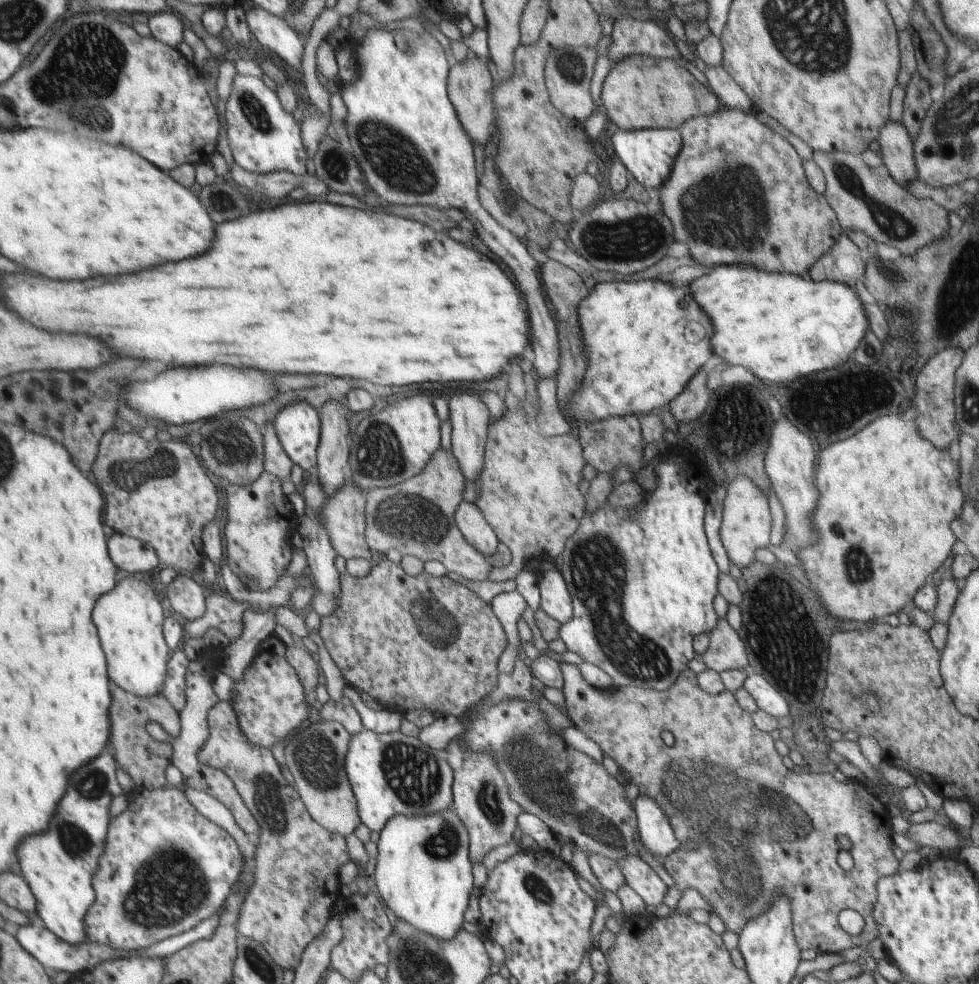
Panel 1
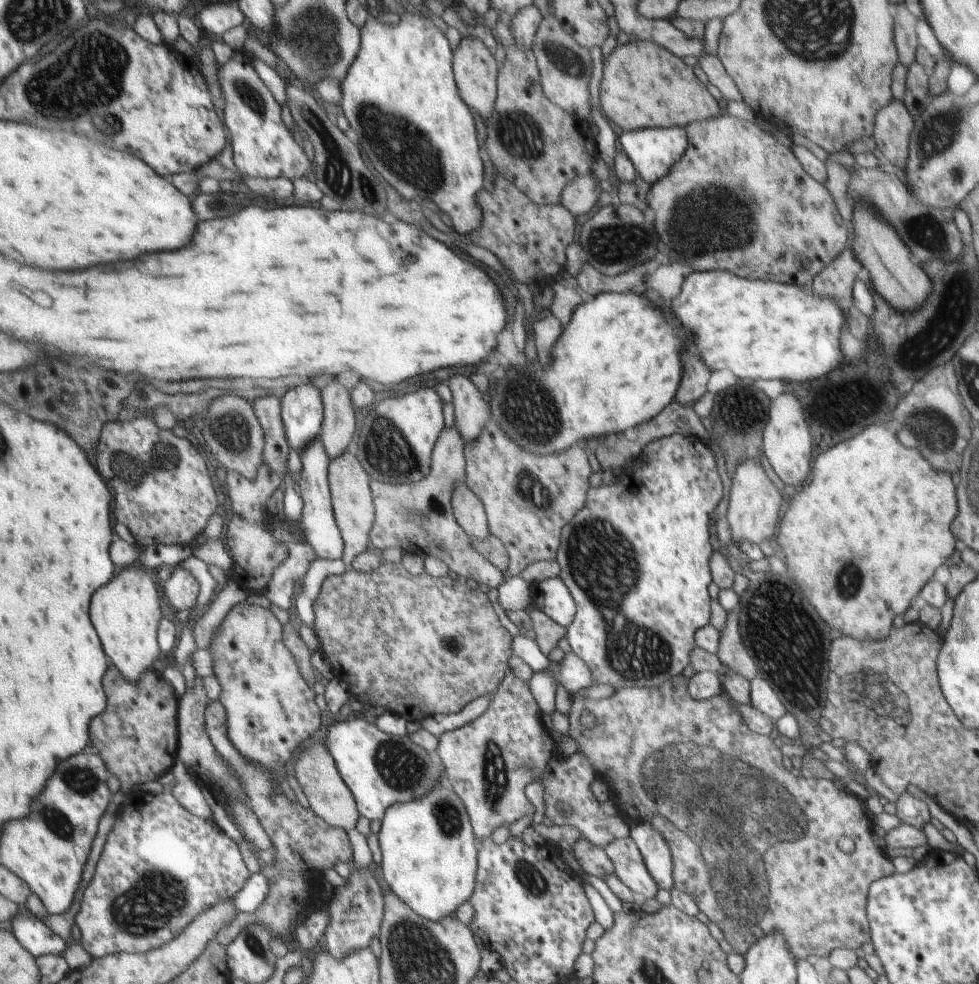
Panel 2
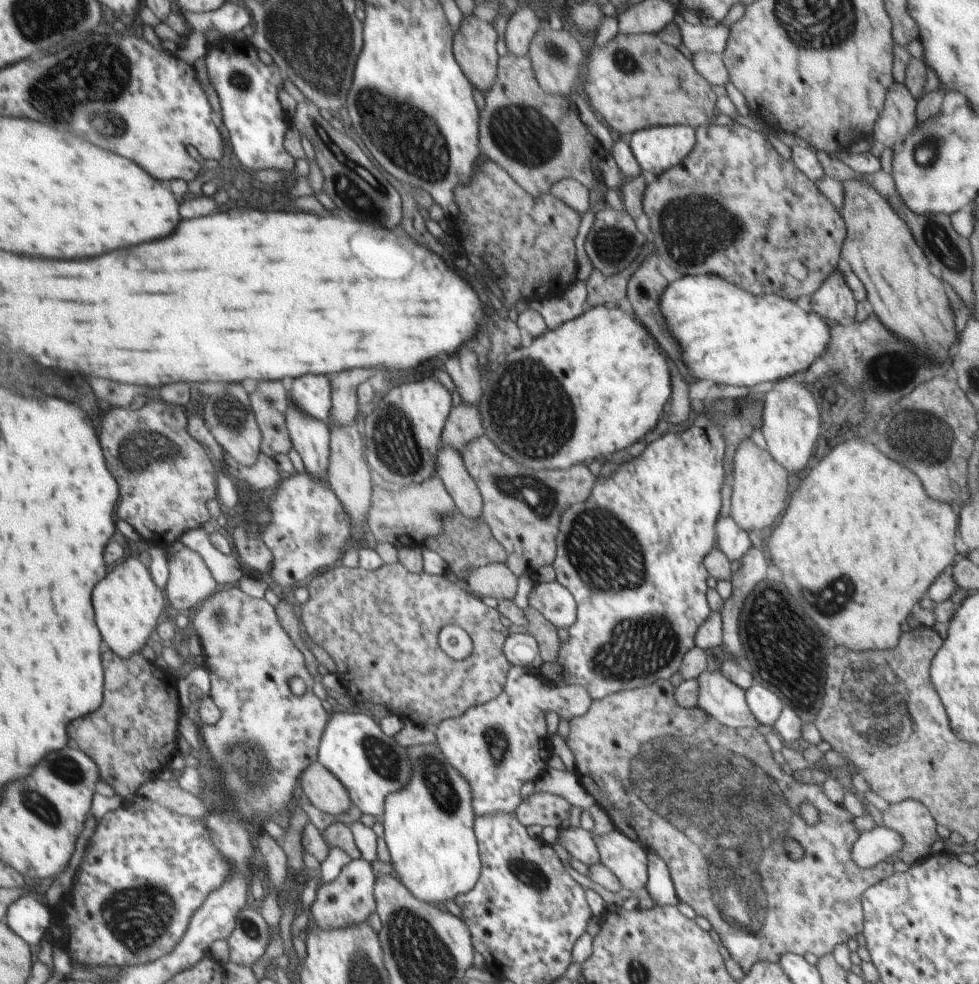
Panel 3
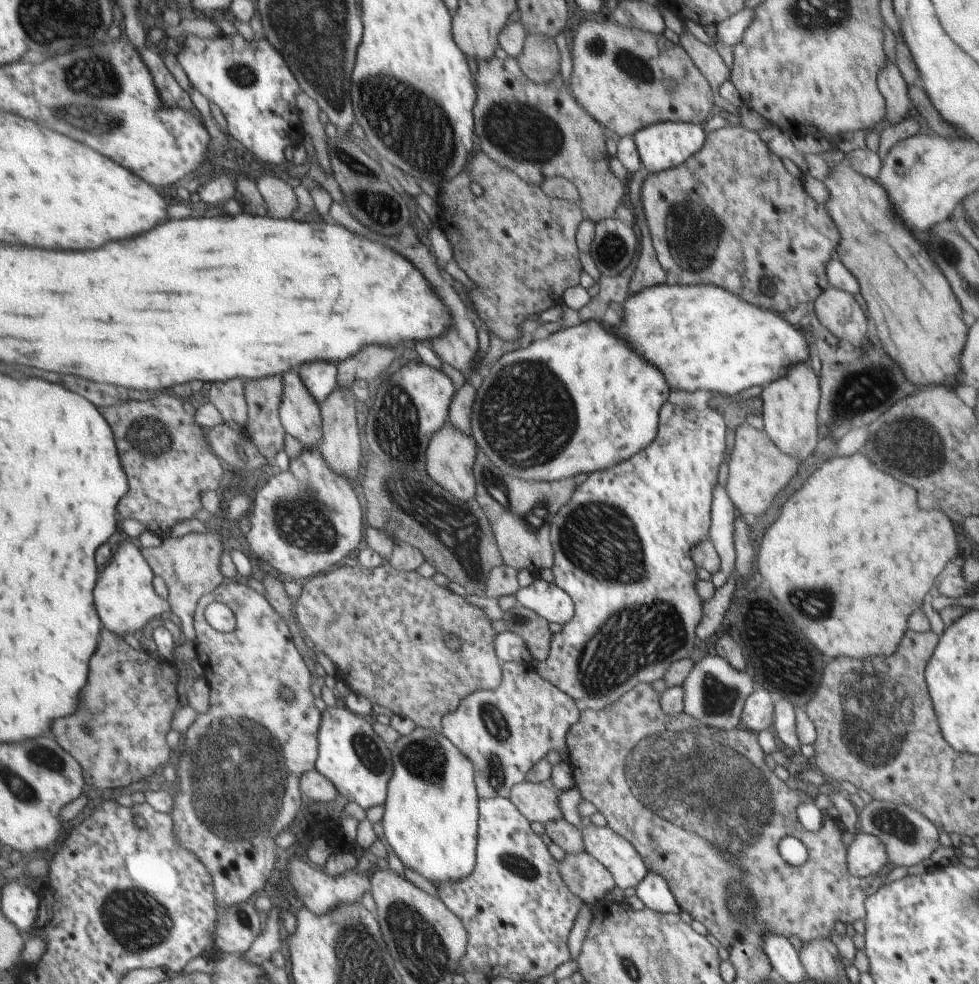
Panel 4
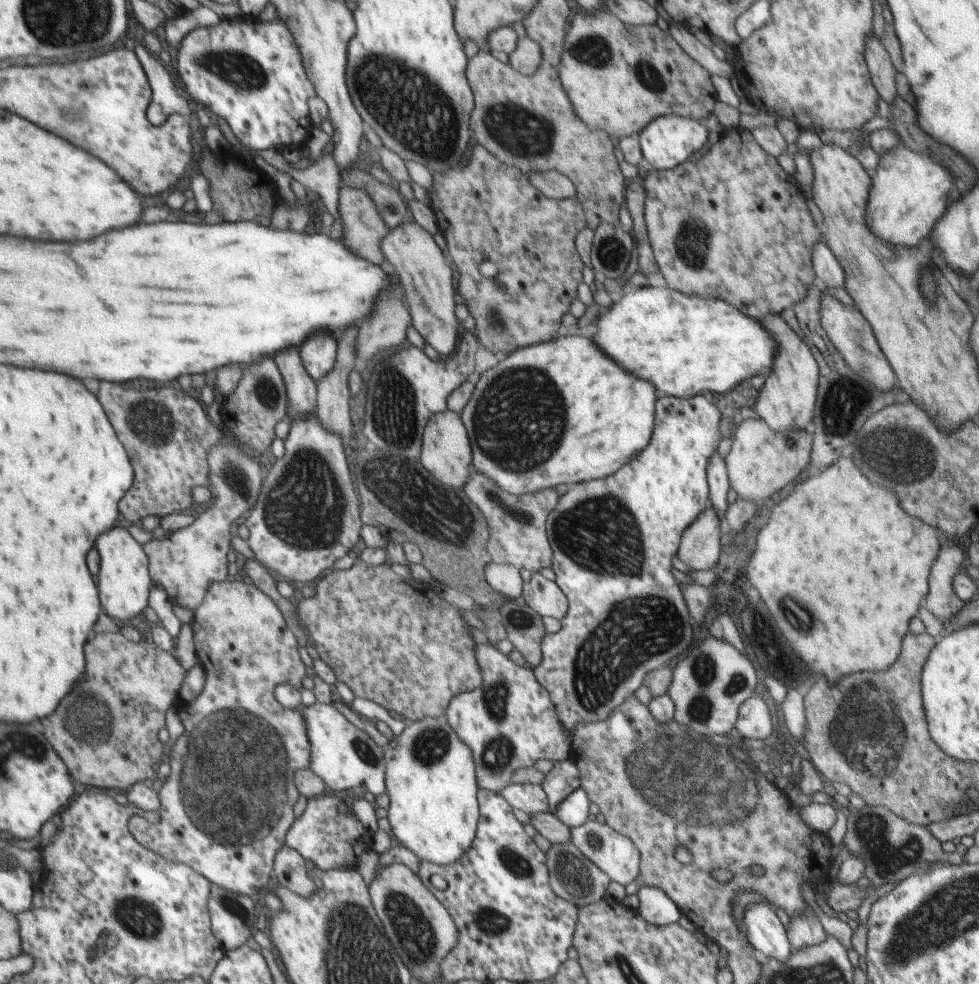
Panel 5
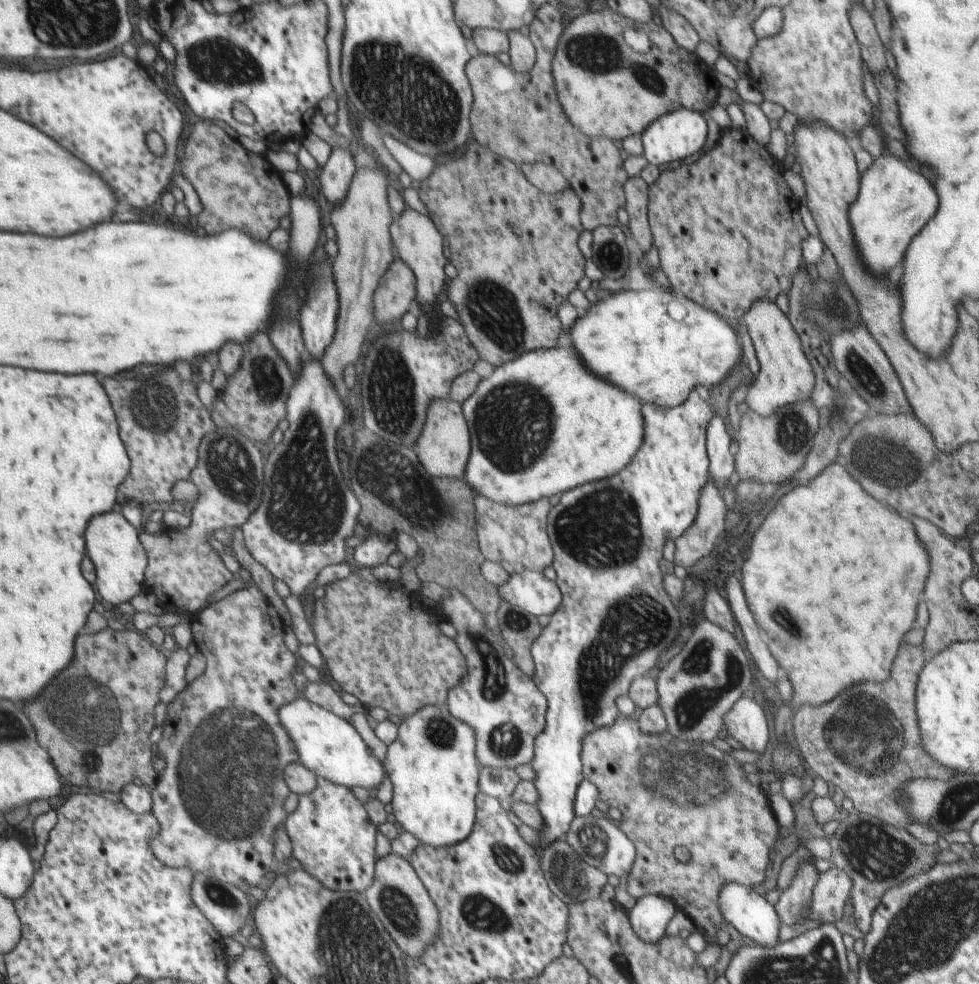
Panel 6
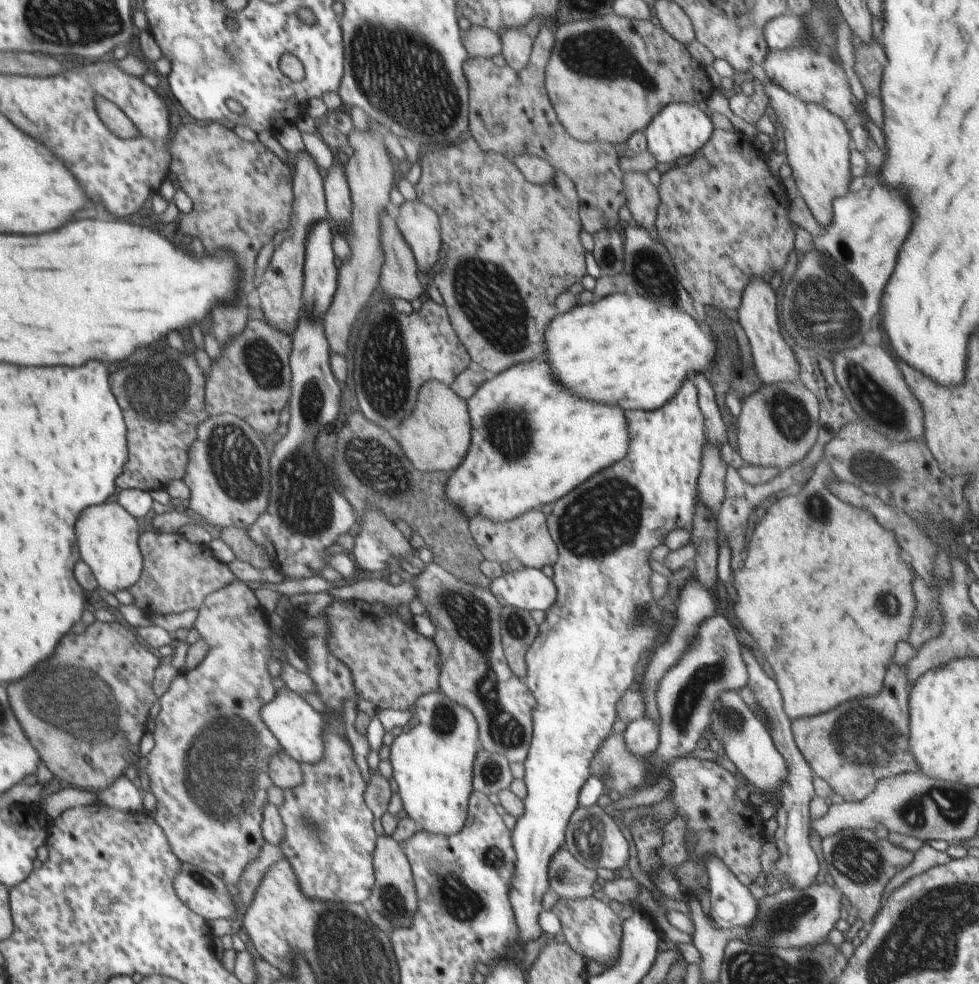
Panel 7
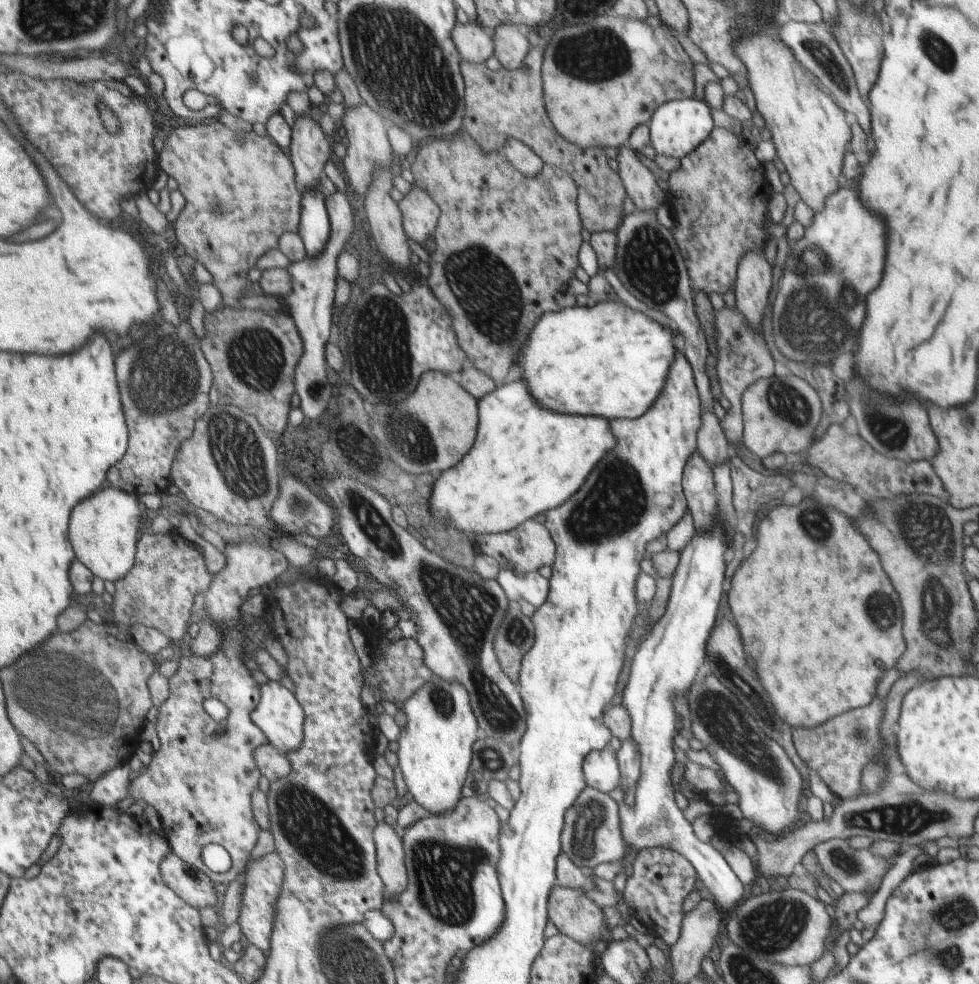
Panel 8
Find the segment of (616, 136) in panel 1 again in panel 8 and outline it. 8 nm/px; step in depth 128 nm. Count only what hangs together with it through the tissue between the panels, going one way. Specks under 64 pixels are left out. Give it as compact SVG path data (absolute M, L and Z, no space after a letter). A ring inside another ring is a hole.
M689 97L681 100L670 100L656 108L652 114L652 119L647 122L650 142L655 152L663 154L663 156L682 159L691 151L695 151L712 132L713 122L711 122L707 105L703 99L697 100L697 97Z

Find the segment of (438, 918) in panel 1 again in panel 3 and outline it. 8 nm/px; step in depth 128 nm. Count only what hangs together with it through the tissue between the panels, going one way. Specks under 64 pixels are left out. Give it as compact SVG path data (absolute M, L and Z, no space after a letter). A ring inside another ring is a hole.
M436 741L406 746L406 756L410 764L410 775L404 787L401 787L398 791L392 792L392 794L389 794L387 798L384 799L384 812L379 819L383 827L382 838L390 856L390 864L401 879L401 884L404 884L405 888L408 888L408 891L417 900L422 900L432 905L442 906L443 901L452 900L455 895L470 891L471 887L475 886L480 876L479 844L475 844L476 836L473 836L475 825L473 822L474 810L472 808L472 792L470 791L468 782L448 763L448 760L440 751Z

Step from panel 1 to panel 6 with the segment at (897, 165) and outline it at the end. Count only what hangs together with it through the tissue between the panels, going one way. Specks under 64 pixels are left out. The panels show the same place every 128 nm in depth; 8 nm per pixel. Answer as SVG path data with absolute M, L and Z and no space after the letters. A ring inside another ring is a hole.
M853 3L852 7L848 8L848 19L860 45L860 58L866 64L867 72L871 76L878 75L886 67L885 56L882 42L876 28L873 28L867 10L861 3Z

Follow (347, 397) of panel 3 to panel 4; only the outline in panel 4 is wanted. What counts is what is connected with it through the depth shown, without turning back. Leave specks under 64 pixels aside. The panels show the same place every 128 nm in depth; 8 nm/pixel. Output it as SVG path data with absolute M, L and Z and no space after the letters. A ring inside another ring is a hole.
M365 346L357 356L351 356L349 360L343 360L339 364L338 382L339 387L352 388L354 380L373 380L377 378L393 360L393 356L403 350L401 346Z

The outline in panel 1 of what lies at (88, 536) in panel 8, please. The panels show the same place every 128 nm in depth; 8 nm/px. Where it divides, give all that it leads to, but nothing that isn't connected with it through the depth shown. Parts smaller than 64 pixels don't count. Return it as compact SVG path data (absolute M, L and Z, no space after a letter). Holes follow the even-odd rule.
M128 575L113 592L101 596L93 612L93 620L101 632L105 654L109 656L109 676L121 689L140 698L161 693L171 650L163 638L163 602L157 600L155 590L140 575Z

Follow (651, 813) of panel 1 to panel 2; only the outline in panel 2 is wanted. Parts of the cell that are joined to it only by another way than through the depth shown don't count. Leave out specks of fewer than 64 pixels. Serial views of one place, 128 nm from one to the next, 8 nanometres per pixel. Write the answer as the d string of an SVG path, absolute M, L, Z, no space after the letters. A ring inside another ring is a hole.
M635 822L631 825L629 837L633 840L647 872L657 882L659 889L669 891L672 887L672 861L665 838L647 822Z

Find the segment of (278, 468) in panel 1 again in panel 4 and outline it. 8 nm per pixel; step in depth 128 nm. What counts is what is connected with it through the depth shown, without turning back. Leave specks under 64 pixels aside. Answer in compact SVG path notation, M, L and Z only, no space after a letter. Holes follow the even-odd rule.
M281 375L249 379L245 385L249 413L245 432L249 440L253 441L253 444L268 458L269 462L273 462L275 456L281 452L285 434L288 433L280 417L280 408L284 402L284 388L284 377Z

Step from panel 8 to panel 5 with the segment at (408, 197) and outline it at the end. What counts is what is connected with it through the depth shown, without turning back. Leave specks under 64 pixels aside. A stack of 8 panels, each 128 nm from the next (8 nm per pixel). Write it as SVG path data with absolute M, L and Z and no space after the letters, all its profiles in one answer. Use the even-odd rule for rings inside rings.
M405 221L394 226L387 236L382 238L380 251L387 264L393 264L395 272L401 278L401 286L405 290L405 300L411 314L411 324L415 326L419 336L434 348L440 357L452 354L461 330L453 315L453 272L432 235L416 221Z

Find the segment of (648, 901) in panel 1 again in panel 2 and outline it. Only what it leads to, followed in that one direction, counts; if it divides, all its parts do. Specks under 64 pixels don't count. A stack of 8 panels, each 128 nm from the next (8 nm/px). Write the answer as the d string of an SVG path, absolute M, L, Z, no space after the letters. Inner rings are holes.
M630 837L611 840L603 850L613 864L614 876L637 898L655 898L659 886L647 872L641 854Z

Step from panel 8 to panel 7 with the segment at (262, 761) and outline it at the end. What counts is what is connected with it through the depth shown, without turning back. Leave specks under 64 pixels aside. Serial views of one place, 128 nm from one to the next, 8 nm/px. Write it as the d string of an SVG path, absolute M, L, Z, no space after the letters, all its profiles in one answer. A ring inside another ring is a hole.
M281 751L270 758L269 776L277 788L292 789L304 783L303 765Z

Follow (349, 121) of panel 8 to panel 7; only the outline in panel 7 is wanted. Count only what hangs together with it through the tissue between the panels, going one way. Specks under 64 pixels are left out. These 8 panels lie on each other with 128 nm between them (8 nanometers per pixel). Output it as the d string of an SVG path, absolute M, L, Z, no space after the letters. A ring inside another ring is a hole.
M369 118L368 131L352 129L349 132L349 145L353 154L346 164L346 176L352 192L353 210L352 219L349 222L351 231L348 241L352 248L352 257L345 259L339 272L339 290L337 300L333 300L329 312L327 312L327 334L331 351L344 354L349 348L351 328L353 322L363 308L363 304L369 300L371 292L377 286L380 275L380 268L384 257L380 245L380 214L385 213L385 204L390 200L391 182L393 182L393 165L389 160L389 152L384 145L384 126Z

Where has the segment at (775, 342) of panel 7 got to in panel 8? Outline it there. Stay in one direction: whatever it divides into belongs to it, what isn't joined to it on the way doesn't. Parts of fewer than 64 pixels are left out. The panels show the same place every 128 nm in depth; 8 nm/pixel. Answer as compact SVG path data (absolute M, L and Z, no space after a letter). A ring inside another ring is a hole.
M745 251L736 264L733 284L734 304L746 323L761 333L761 314L767 312L767 294L771 288L771 268L759 251Z

